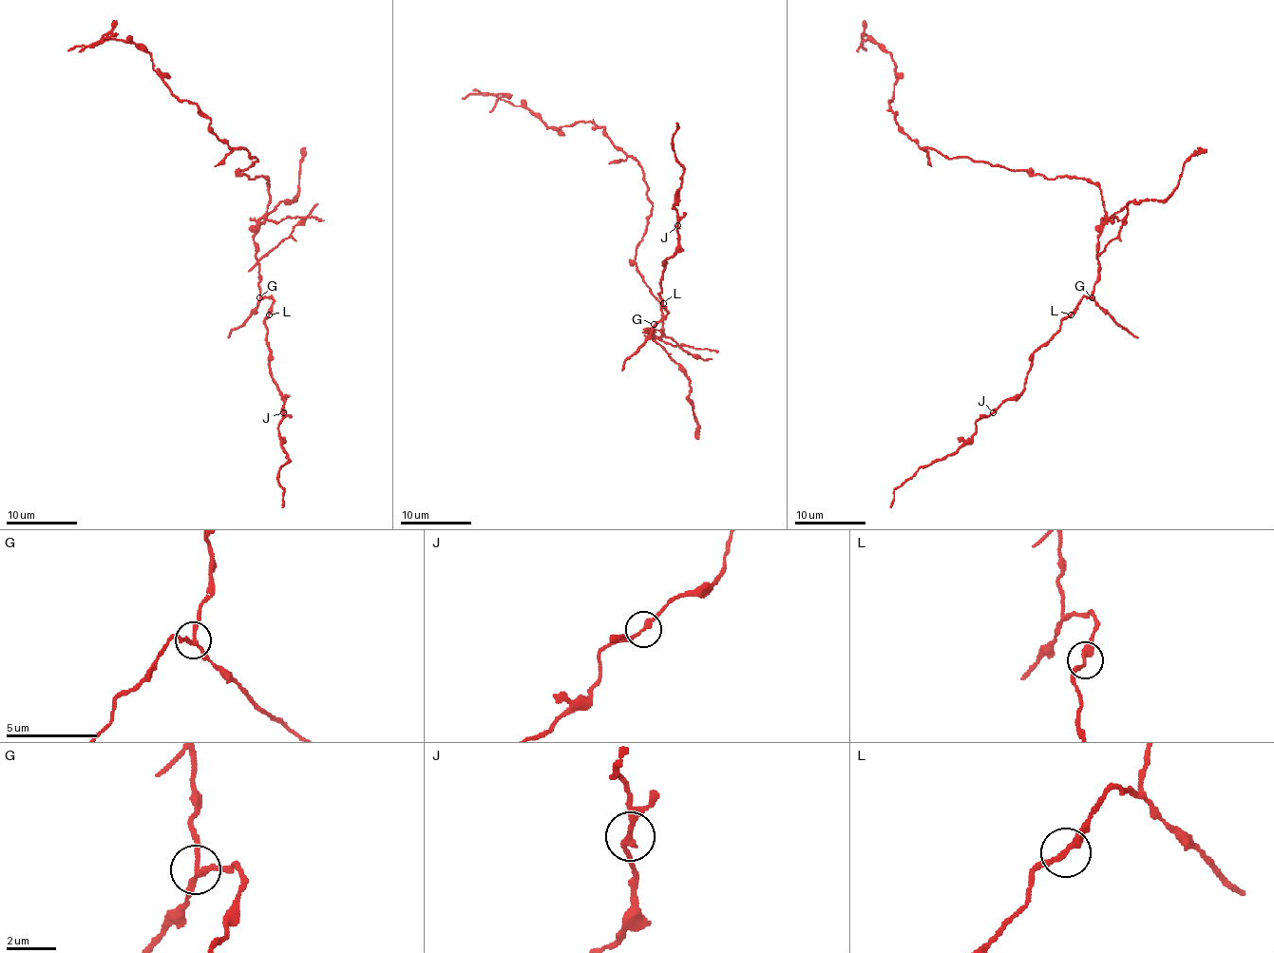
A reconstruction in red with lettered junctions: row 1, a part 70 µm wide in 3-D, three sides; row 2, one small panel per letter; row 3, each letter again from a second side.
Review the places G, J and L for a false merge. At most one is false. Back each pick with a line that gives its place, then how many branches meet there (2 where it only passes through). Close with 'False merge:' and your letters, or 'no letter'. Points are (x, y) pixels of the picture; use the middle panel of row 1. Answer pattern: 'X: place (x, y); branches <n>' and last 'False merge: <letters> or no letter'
G: place (654, 324); branches 3
False merge: G

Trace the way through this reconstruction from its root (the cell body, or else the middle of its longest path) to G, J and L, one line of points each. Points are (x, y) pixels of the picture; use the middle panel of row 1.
G: (663, 328), (663, 335), (657, 338), (647, 330), (653, 332), (655, 325)
J: (663, 328), (659, 338), (647, 330), (653, 332), (667, 314), (659, 296), (661, 271), (677, 248), (677, 225)
L: (663, 328), (659, 338), (647, 330), (653, 332), (655, 325), (665, 317), (667, 311), (663, 303)

